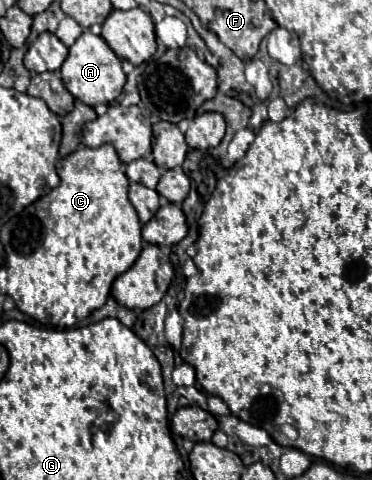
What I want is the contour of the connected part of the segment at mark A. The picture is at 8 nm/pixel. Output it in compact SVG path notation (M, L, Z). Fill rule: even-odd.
M88 29L70 47L66 61L60 67L60 75L62 75L66 89L76 99L80 99L82 103L86 103L90 107L96 107L100 103L104 103L104 105L112 103L122 93L122 87L126 83L126 75L122 71L122 61L116 57L116 53L108 47L108 43L100 35L94 35Z

